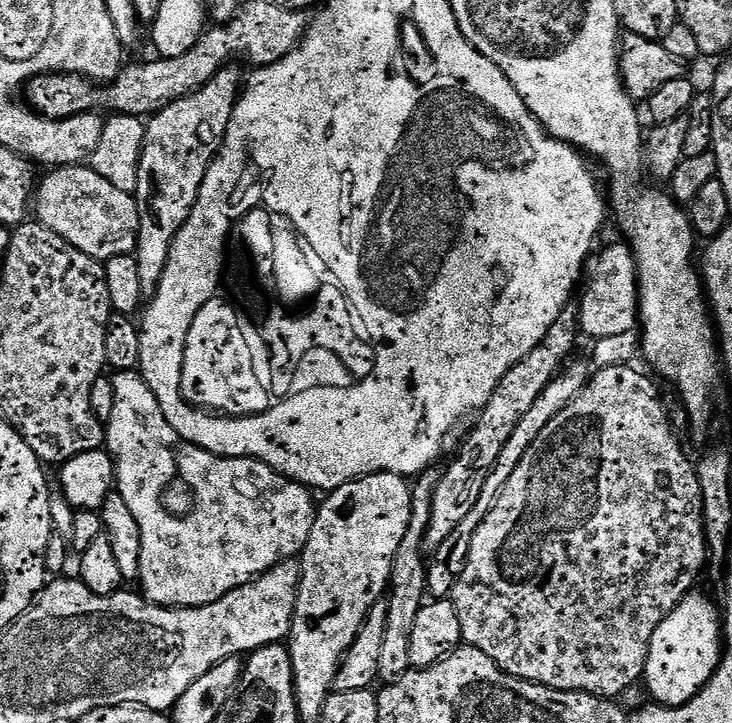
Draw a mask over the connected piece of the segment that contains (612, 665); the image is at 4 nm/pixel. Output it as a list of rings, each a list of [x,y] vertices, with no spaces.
[[[612,364],[601,372],[593,371],[588,385],[541,430],[538,438],[534,438],[514,474],[510,474],[507,482],[500,487],[491,510],[470,542],[466,566],[450,597],[454,610],[458,610],[458,622],[462,622],[463,643],[469,648],[482,650],[486,658],[519,680],[529,680],[532,684],[541,684],[559,692],[588,692],[591,696],[605,698],[623,697],[624,692],[644,675],[654,630],[658,630],[660,623],[697,587],[696,579],[704,564],[706,568],[708,544],[704,538],[702,494],[696,469],[693,461],[688,461],[679,438],[672,433],[660,396],[652,385],[653,377],[648,376],[624,364]]]

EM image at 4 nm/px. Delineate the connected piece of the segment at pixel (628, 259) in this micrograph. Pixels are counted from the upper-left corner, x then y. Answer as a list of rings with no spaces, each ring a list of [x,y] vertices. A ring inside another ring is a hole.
[[[619,243],[612,244],[601,252],[599,249],[586,264],[584,297],[580,300],[580,328],[596,340],[624,336],[638,324],[640,298],[636,279],[636,258],[627,243]]]

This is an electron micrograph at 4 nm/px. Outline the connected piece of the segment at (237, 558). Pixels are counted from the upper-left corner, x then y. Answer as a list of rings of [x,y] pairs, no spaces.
[[[117,371],[111,377],[114,390],[114,410],[110,410],[110,418],[106,422],[106,451],[116,466],[114,477],[115,491],[126,498],[126,506],[134,513],[138,522],[138,530],[142,530],[142,558],[140,559],[139,591],[151,604],[160,604],[163,608],[201,608],[222,599],[226,594],[246,586],[263,572],[269,572],[275,564],[299,557],[310,538],[310,530],[314,526],[317,505],[312,504],[313,493],[297,480],[291,480],[281,472],[276,472],[269,464],[260,460],[251,460],[248,456],[215,456],[212,452],[202,450],[196,444],[189,444],[180,439],[180,435],[172,429],[170,422],[162,414],[162,406],[154,399],[154,390],[144,381],[139,371]]]

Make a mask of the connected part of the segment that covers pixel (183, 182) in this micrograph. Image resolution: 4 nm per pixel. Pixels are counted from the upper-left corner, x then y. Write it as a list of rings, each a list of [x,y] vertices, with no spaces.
[[[236,66],[221,68],[219,74],[197,92],[183,96],[161,112],[153,112],[145,123],[138,182],[134,186],[138,206],[138,238],[134,255],[145,298],[151,298],[158,290],[170,246],[186,218],[190,218],[206,178],[206,170],[224,141],[242,88],[242,76],[240,80],[239,70],[232,67]]]

